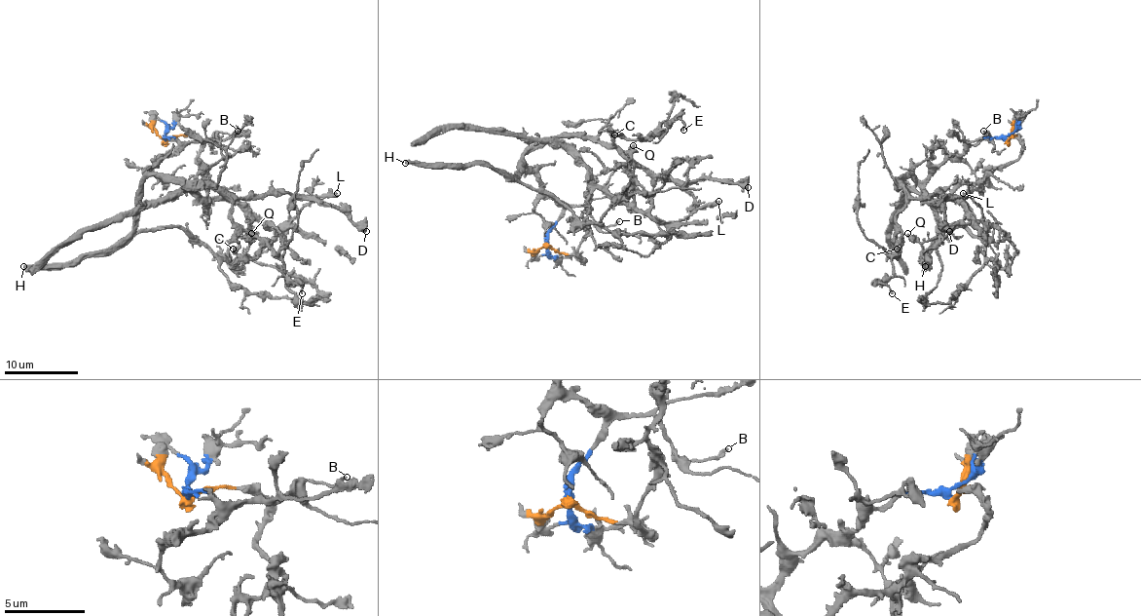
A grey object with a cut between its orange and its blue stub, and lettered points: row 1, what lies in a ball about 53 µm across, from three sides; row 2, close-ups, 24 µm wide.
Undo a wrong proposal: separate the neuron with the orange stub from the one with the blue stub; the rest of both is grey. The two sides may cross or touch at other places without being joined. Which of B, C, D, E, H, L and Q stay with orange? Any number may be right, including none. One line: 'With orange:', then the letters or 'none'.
With orange: L, Q

